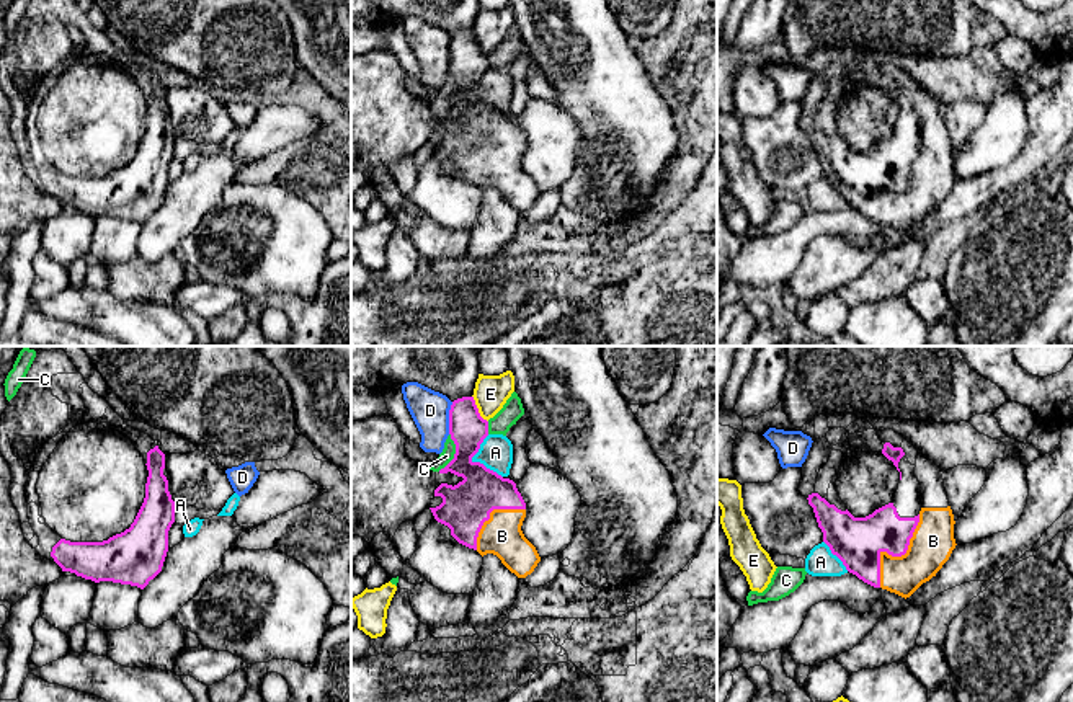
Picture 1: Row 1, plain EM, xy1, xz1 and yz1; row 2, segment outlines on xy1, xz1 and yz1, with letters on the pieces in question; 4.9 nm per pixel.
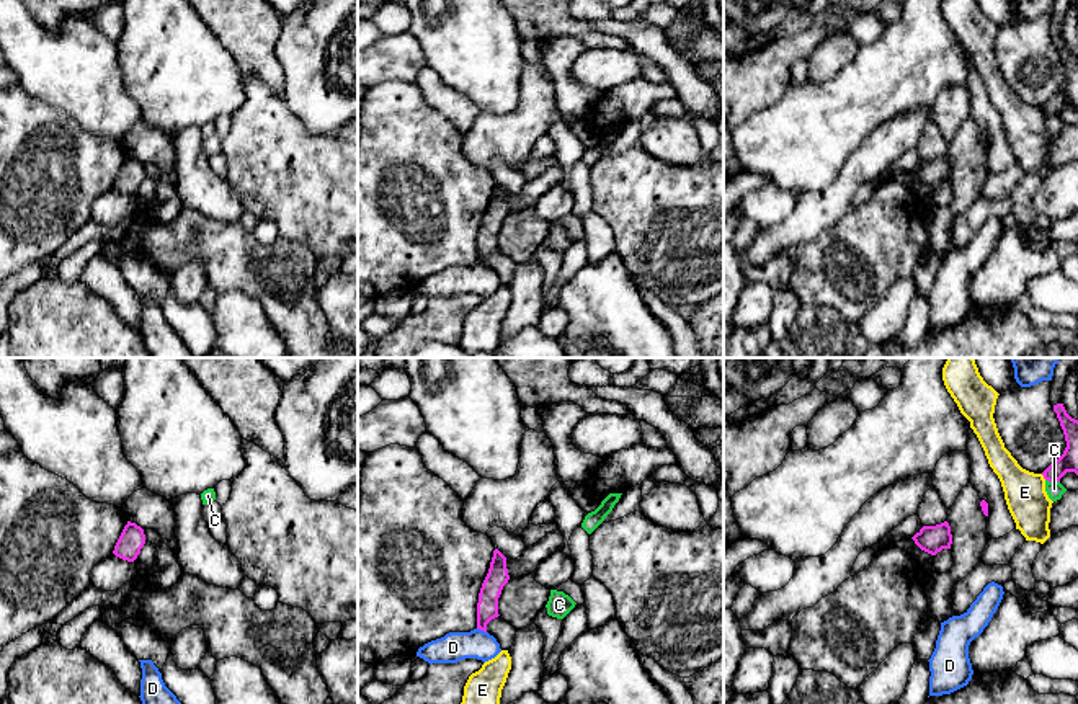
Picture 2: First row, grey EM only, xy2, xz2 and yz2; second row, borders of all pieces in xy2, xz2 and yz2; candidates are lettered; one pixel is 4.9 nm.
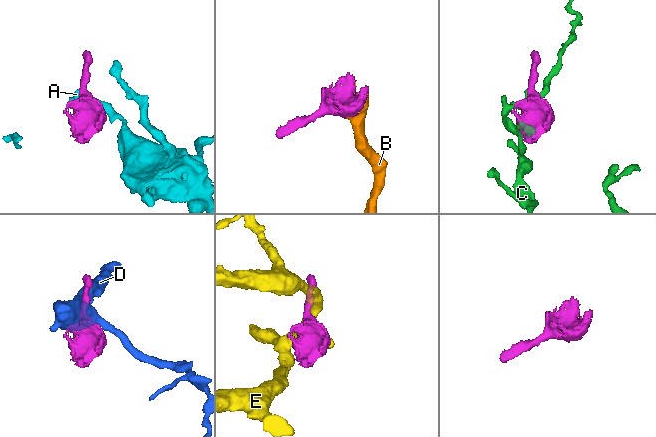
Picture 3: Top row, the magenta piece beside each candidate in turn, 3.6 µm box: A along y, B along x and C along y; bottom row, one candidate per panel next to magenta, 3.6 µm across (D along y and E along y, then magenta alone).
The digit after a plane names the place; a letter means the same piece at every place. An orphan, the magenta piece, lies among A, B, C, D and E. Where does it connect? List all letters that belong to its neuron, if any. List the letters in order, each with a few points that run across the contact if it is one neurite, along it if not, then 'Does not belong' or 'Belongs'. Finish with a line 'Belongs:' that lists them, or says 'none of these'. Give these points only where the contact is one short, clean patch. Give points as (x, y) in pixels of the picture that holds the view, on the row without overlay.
A: Line: xz1 (487, 69), (472, 93), (502, 111). Does not belong
B: Belongs
C: Does not belong
D: Does not belong
E: Line: xz1 (472, 30), (477, 46), (487, 56). Does not belong
Belongs: B

